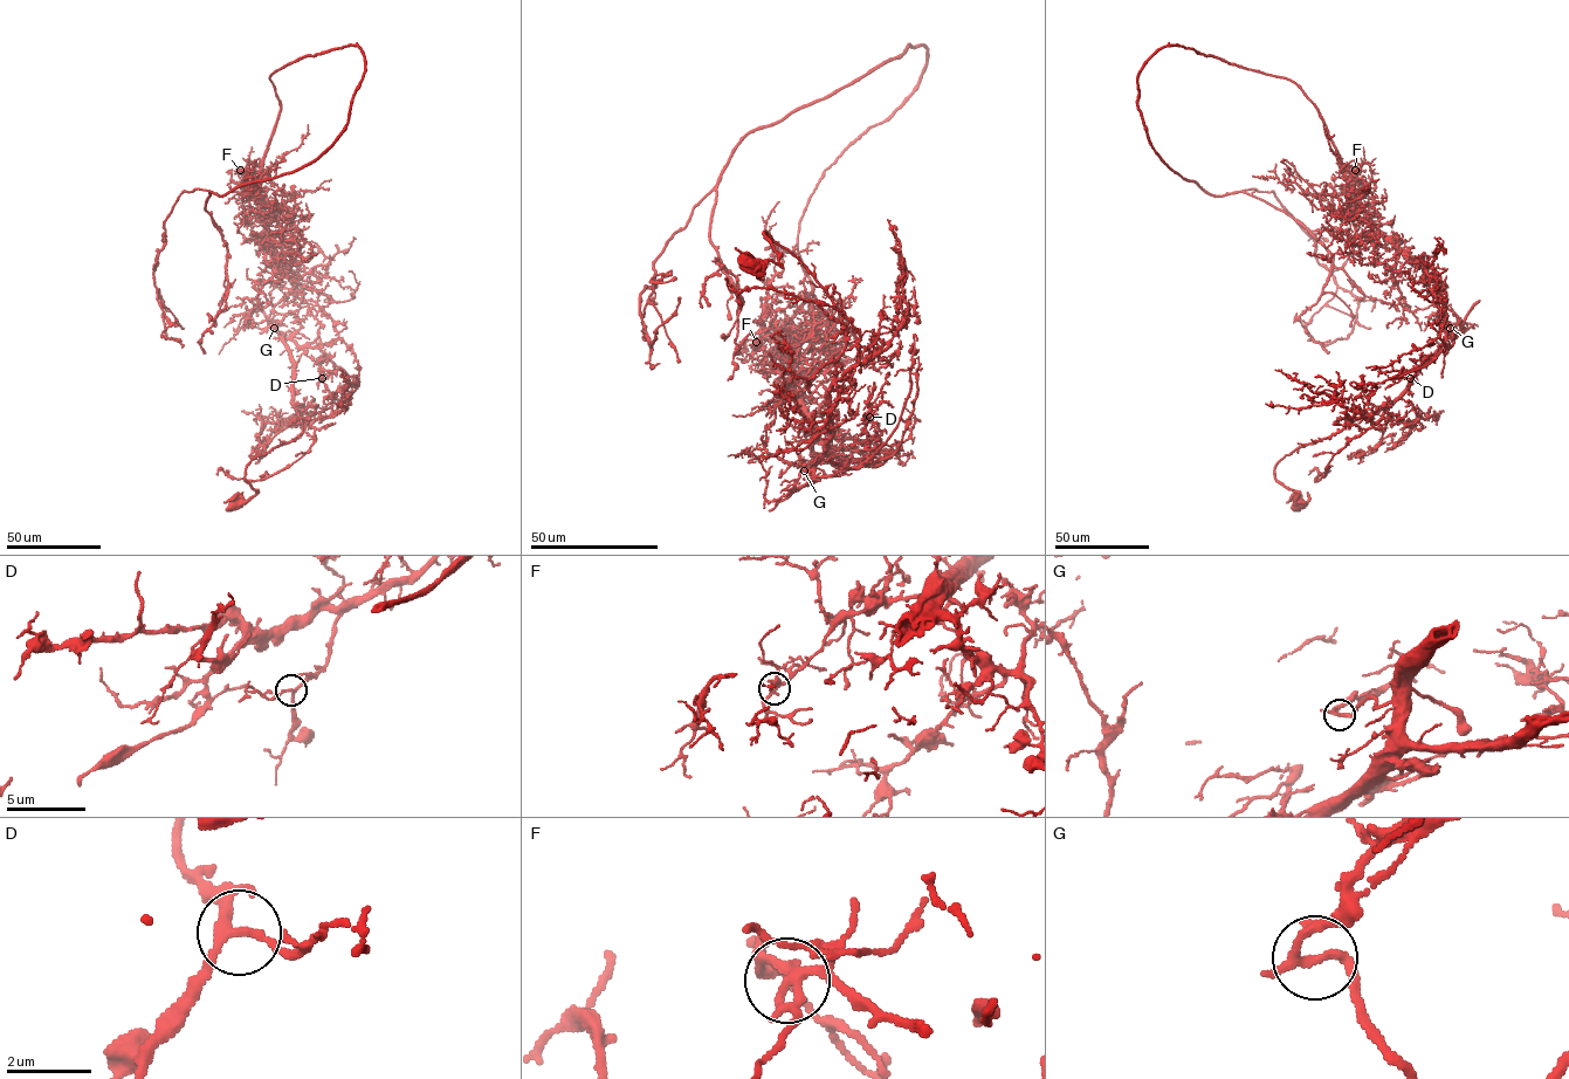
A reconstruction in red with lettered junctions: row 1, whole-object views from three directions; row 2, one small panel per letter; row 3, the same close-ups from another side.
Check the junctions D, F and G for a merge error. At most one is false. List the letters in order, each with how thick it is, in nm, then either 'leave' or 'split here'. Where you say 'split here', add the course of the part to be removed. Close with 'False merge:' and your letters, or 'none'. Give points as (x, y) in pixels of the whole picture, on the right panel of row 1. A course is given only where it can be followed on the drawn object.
D: 170 nm thick; leave
F: 220 nm thick; leave
G: 190 nm thick; split here; foreign part runs (1450, 328), (1442, 346), (1389, 404), (1296, 447), (1277, 465), (1275, 479), (1298, 493), (1298, 501), (1286, 502)
False merge: G

